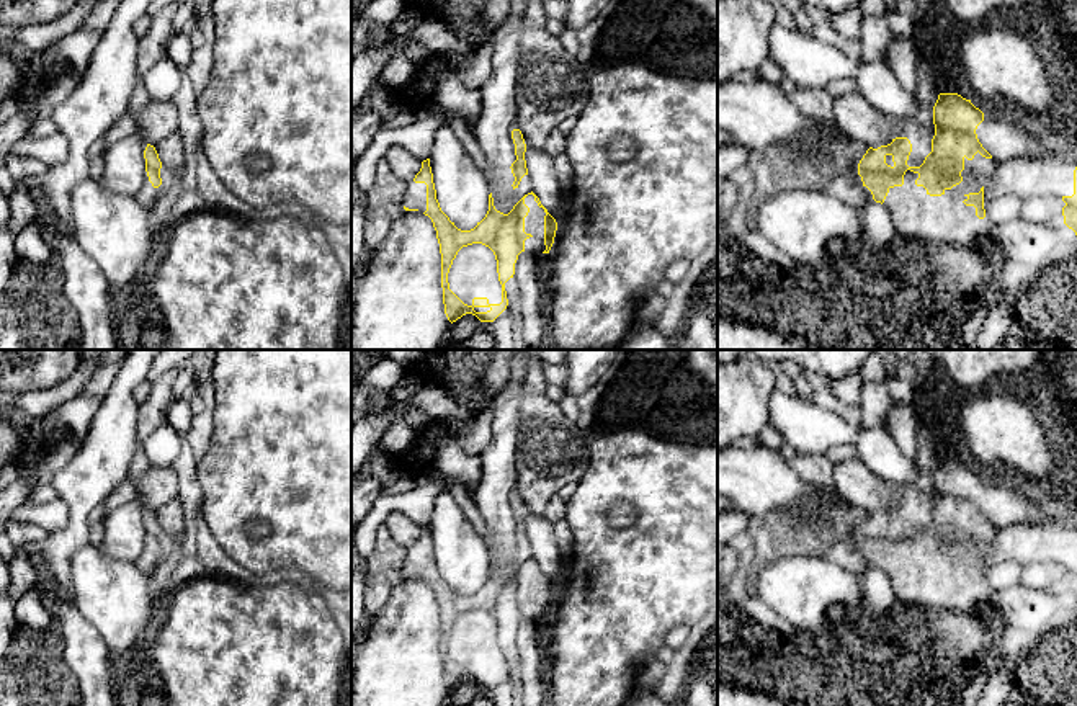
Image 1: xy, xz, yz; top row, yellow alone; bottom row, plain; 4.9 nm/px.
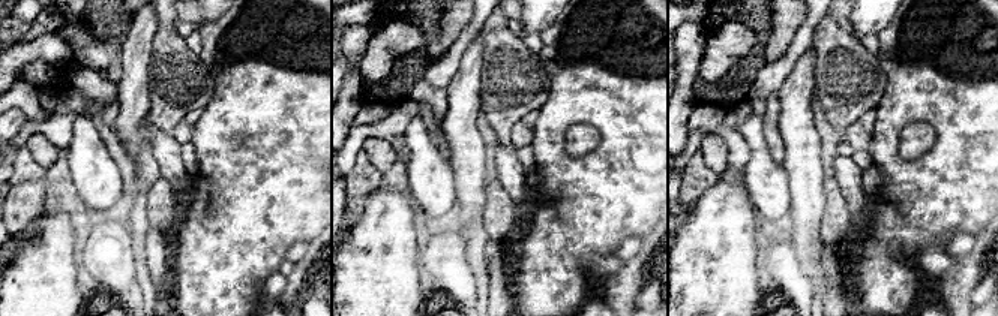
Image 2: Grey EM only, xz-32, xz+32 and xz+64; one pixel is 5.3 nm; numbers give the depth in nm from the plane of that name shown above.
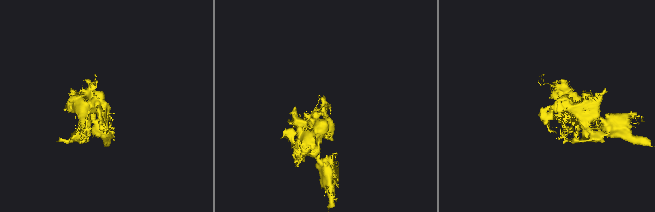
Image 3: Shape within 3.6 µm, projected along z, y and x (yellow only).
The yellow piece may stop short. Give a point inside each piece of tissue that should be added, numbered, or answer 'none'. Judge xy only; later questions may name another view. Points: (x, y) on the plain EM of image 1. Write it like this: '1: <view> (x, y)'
1: xy (146, 563)

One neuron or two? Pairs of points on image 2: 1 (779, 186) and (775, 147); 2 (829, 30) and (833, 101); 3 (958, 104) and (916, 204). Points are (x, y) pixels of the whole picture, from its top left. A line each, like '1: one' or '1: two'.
1: two
2: one
3: one

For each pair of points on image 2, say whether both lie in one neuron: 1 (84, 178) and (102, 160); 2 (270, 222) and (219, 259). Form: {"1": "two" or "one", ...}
{"1": "one", "2": "one"}

